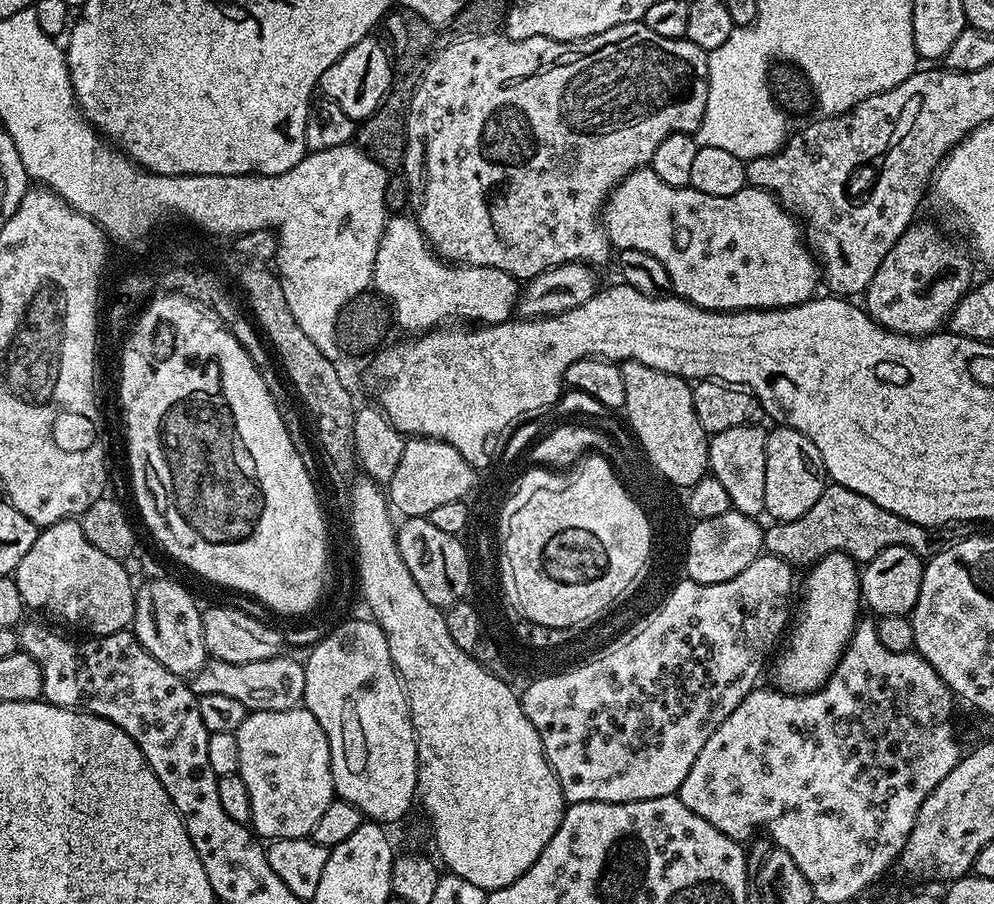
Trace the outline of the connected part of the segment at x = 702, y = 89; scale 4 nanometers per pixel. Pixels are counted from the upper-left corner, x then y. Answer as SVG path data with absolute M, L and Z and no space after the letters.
M643 22L619 24L610 30L602 30L602 34L594 34L590 38L582 38L581 40L555 40L554 38L546 38L545 36L511 40L511 38L503 34L468 34L460 39L464 40L456 40L453 44L452 41L445 43L443 50L432 57L428 67L424 70L424 75L420 77L420 84L417 86L415 94L412 95L412 101L408 107L408 141L406 142L406 150L404 151L402 175L404 175L405 182L408 183L408 200L412 203L410 212L415 219L416 225L420 227L422 234L428 240L429 244L432 245L437 256L449 262L455 262L460 266L497 268L498 270L508 272L512 276L515 276L516 279L521 282L530 281L538 274L542 274L554 266L575 264L577 262L589 266L597 266L596 264L606 263L608 255L613 255L614 249L612 243L608 241L608 235L602 223L604 202L612 191L616 189L635 168L651 165L652 159L654 158L654 150L658 150L658 146L661 145L664 138L675 132L695 134L698 130L698 126L702 122L702 114L706 110L706 94L708 93L708 53L705 52L702 46L690 42L687 38L683 40L662 38L662 34L654 34L654 30L650 30L650 26L646 26Z

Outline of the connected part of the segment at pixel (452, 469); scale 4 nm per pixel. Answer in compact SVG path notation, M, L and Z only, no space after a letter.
M429 436L408 438L404 442L402 458L398 462L398 467L394 470L394 478L390 478L390 482L386 486L386 495L391 507L397 513L399 513L398 511L401 512L401 517L428 517L430 510L443 506L446 502L464 500L467 497L467 492L472 488L472 483L476 480L475 475L477 476L477 473L474 471L472 465L466 462L466 458L462 458L462 454L458 450L454 450L454 446L450 446L441 440L432 440Z

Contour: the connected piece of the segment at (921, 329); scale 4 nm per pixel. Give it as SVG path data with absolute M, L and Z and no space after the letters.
M913 223L911 228L904 231L902 238L894 242L890 254L882 258L882 266L878 266L862 296L863 307L877 324L904 336L931 336L933 332L941 331L956 309L956 304L973 283L972 264L964 257L963 250L951 244L934 225L920 223Z

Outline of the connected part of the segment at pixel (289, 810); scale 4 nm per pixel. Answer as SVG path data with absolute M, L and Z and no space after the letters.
M303 706L290 710L248 712L235 734L238 738L240 763L238 774L242 782L246 782L246 790L250 790L252 831L257 837L268 842L282 838L311 837L318 818L322 818L326 806L330 806L330 802L336 796L336 787L332 781L330 746L322 726L318 726L318 718L314 718L314 714L310 714L310 710Z

